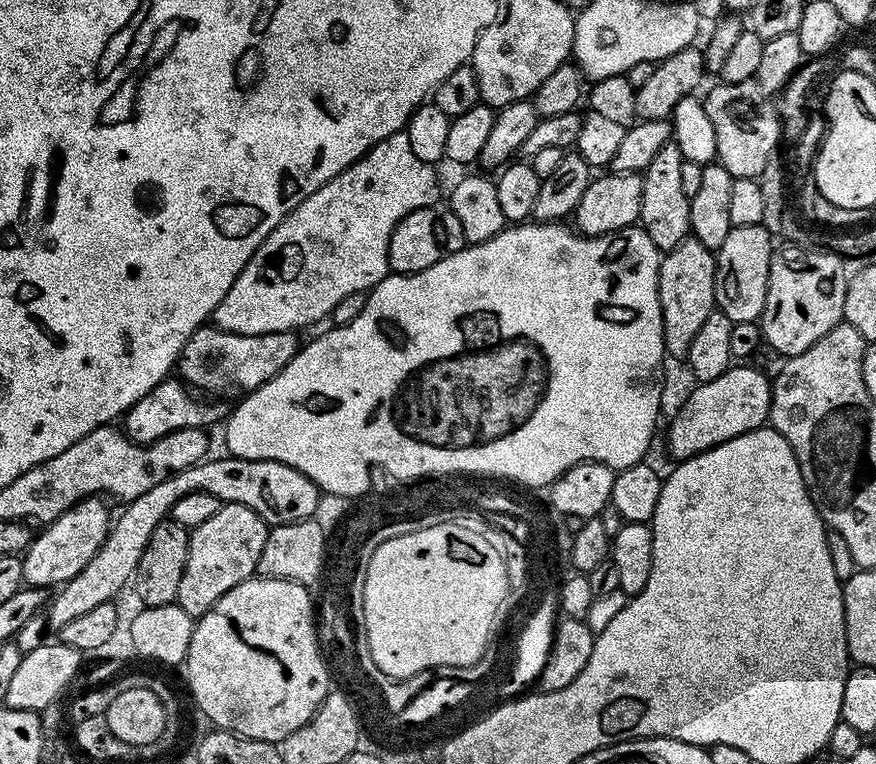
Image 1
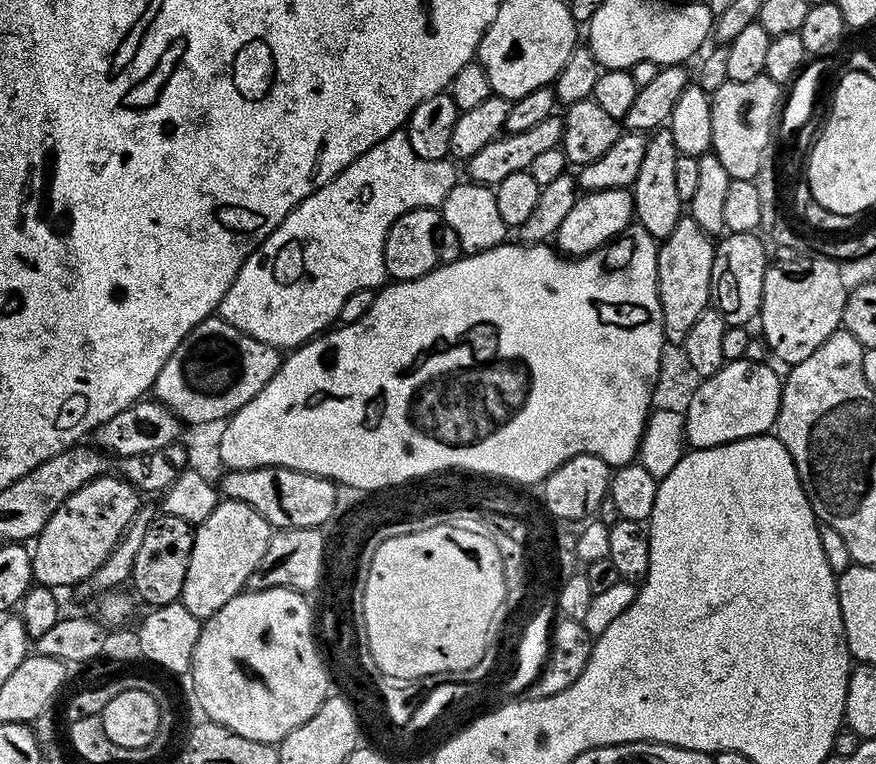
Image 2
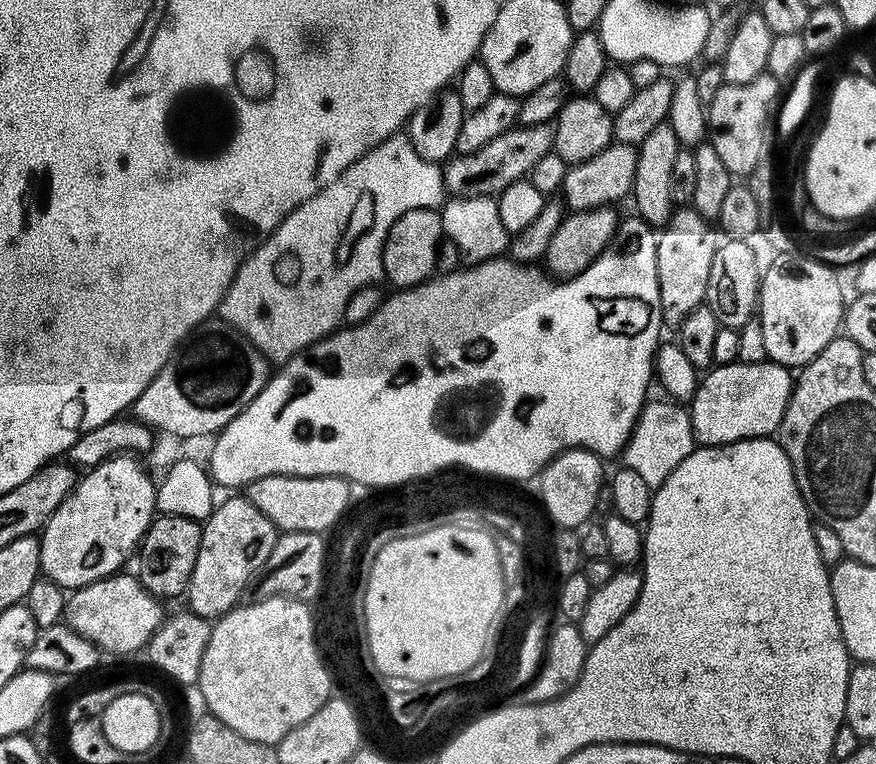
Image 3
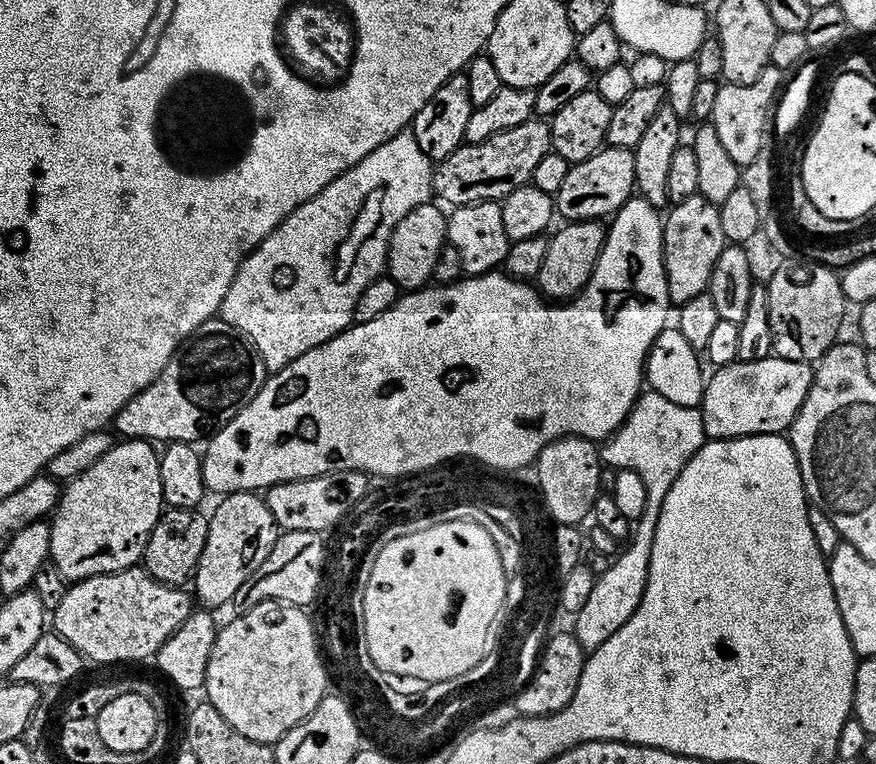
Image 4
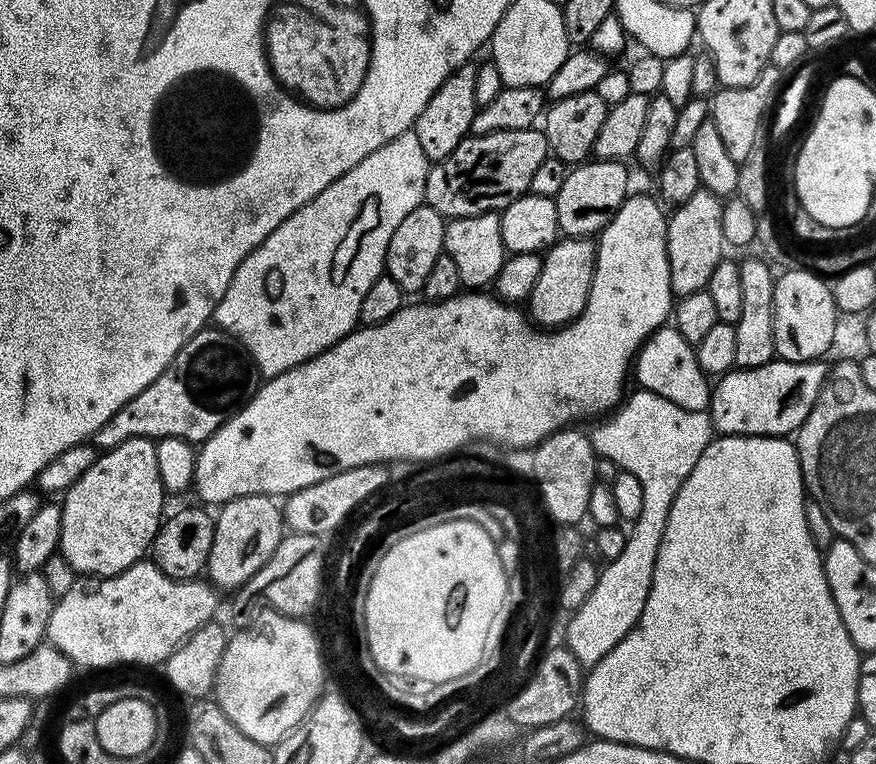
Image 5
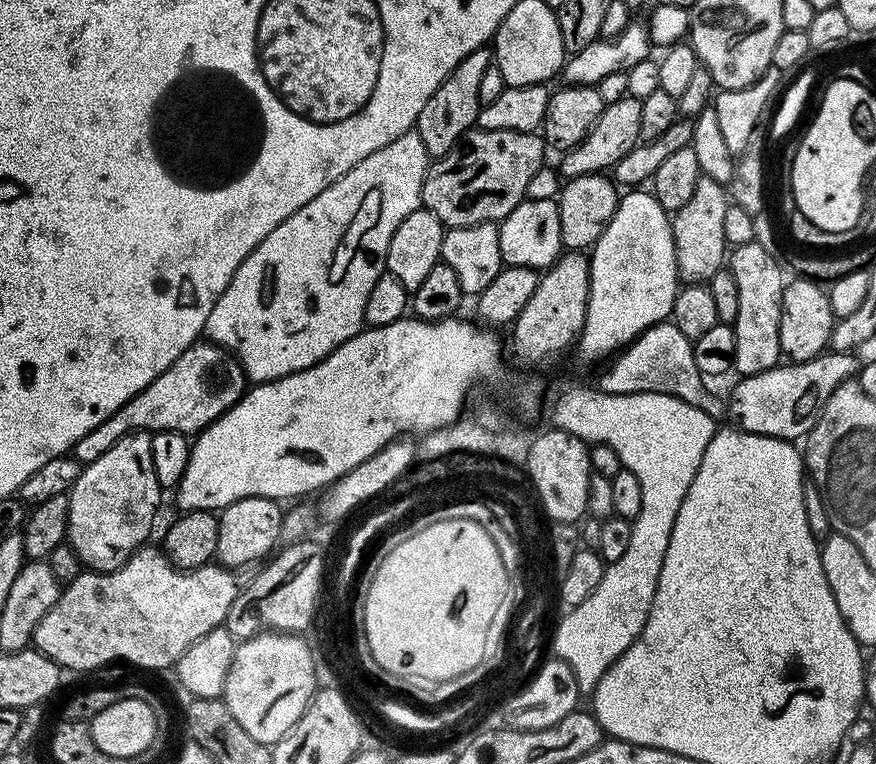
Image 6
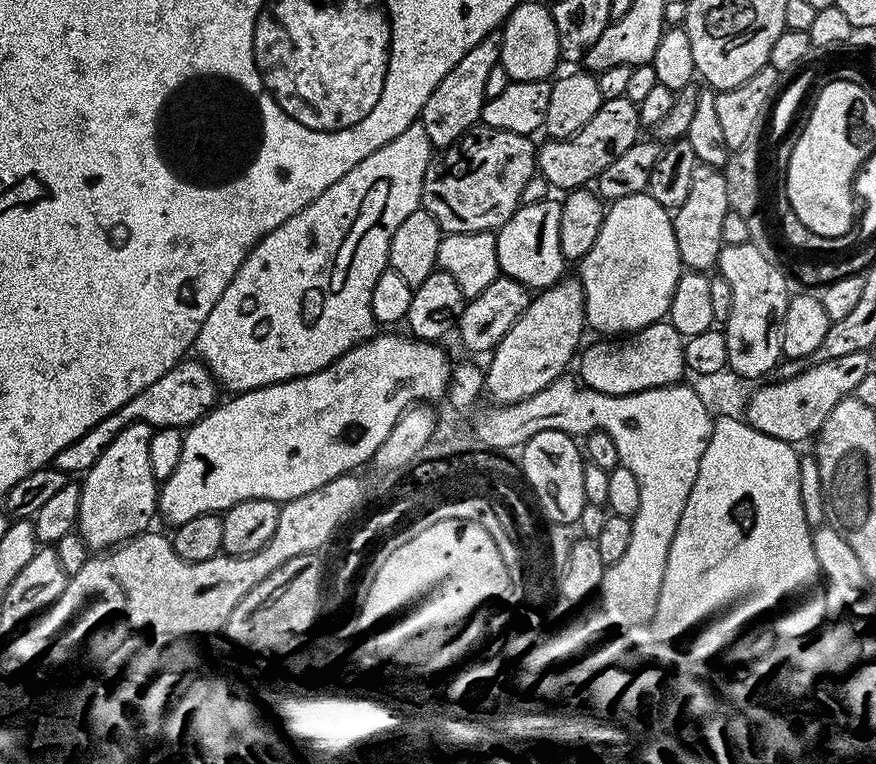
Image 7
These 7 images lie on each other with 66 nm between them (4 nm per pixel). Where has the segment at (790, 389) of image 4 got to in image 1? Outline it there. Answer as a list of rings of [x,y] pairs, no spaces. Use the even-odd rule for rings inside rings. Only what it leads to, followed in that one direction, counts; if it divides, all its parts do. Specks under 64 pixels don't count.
[[[733,366],[718,374],[714,382],[697,384],[682,408],[667,421],[669,454],[676,462],[688,460],[714,446],[730,442],[730,438],[765,427],[771,401],[769,377],[764,377],[756,368]]]

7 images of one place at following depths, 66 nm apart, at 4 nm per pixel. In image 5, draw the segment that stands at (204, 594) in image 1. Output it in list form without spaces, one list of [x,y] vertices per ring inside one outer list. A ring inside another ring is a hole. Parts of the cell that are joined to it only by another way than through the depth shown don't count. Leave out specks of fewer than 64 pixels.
[[[239,496],[219,505],[214,519],[214,546],[210,546],[206,576],[217,589],[235,590],[258,574],[270,554],[278,550],[286,535],[284,514],[271,496]]]

